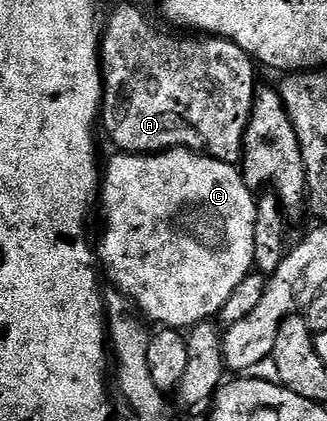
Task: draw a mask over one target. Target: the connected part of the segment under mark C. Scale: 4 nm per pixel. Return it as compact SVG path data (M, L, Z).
M160 150L156 154L118 152L115 155L107 166L105 163L104 177L100 182L100 210L102 206L102 218L106 221L106 227L102 230L102 243L99 246L97 243L96 254L105 277L107 274L114 281L111 283L123 294L128 295L151 323L159 322L157 325L162 328L189 328L197 322L205 322L221 315L224 304L228 304L228 296L232 296L236 284L240 284L240 280L247 278L254 270L254 225L258 203L255 191L242 178L241 169L210 158L206 154L198 154L194 150Z

